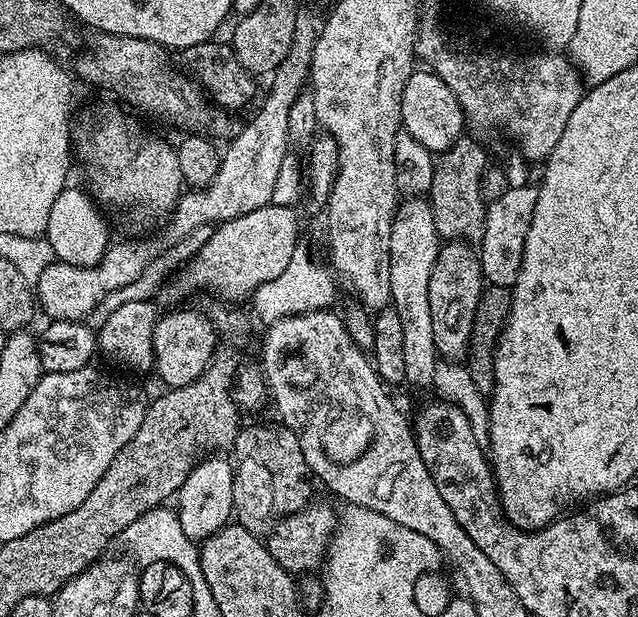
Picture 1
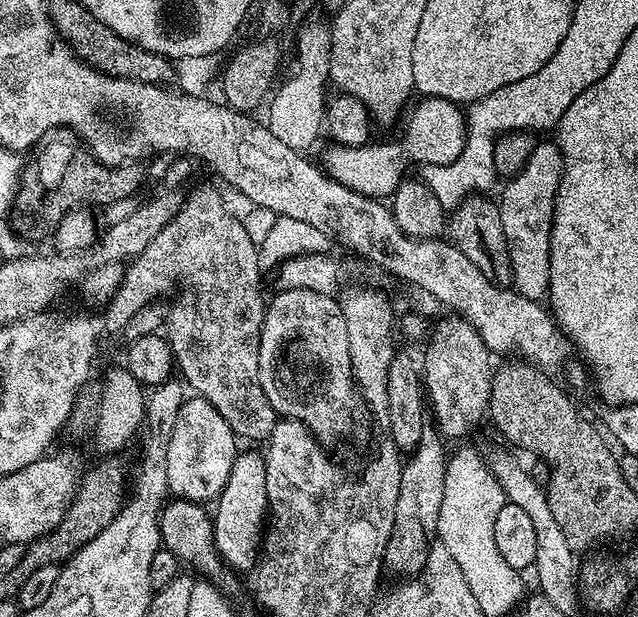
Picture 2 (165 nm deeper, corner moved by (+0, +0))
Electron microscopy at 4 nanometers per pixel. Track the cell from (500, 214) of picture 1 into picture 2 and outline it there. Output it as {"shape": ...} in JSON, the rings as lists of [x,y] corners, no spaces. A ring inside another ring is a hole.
{"shape":[[[537,143],[532,153],[526,158],[525,165],[519,173],[507,181],[504,193],[498,196],[500,213],[502,214],[502,230],[508,243],[508,257],[512,267],[511,287],[518,294],[531,300],[543,301],[548,294],[548,283],[552,277],[550,270],[550,238],[552,237],[552,219],[554,218],[554,202],[558,194],[560,179],[564,173],[564,156],[560,153],[559,143]]]}

